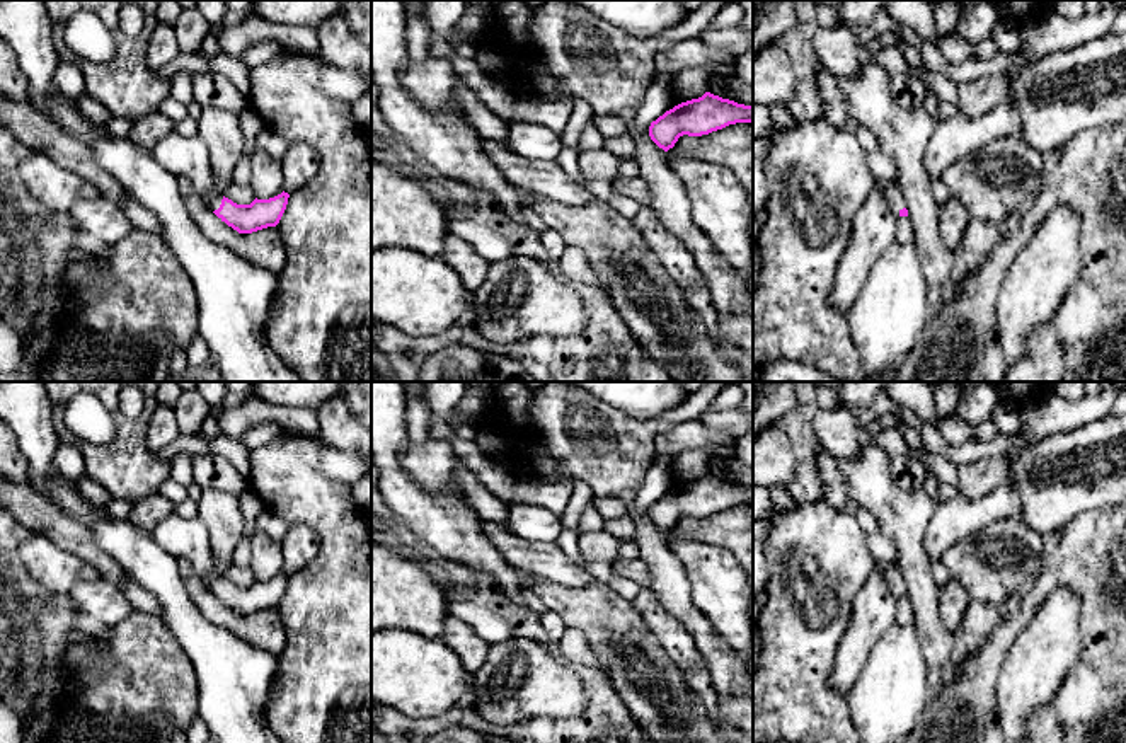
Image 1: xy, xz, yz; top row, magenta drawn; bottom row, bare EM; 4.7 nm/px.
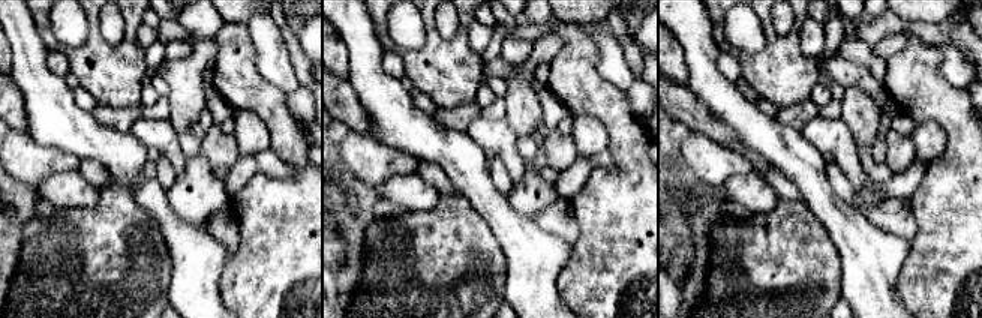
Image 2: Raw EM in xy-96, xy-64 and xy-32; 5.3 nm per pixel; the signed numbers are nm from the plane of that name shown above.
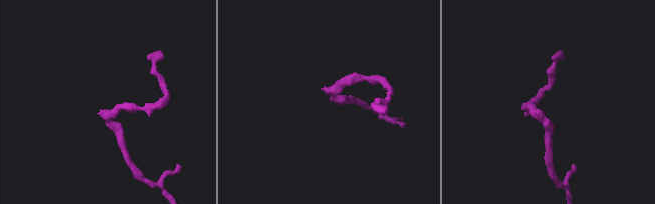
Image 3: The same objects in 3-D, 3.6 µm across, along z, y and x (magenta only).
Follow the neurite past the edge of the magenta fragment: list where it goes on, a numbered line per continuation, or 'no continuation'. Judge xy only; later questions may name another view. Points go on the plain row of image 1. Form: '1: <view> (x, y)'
1: xy (181, 537)

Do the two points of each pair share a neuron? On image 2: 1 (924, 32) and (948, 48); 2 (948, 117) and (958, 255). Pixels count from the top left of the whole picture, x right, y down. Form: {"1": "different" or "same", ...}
{"1": "different", "2": "same"}

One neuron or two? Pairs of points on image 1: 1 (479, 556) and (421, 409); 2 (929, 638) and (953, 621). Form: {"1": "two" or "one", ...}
{"1": "two", "2": "two"}

